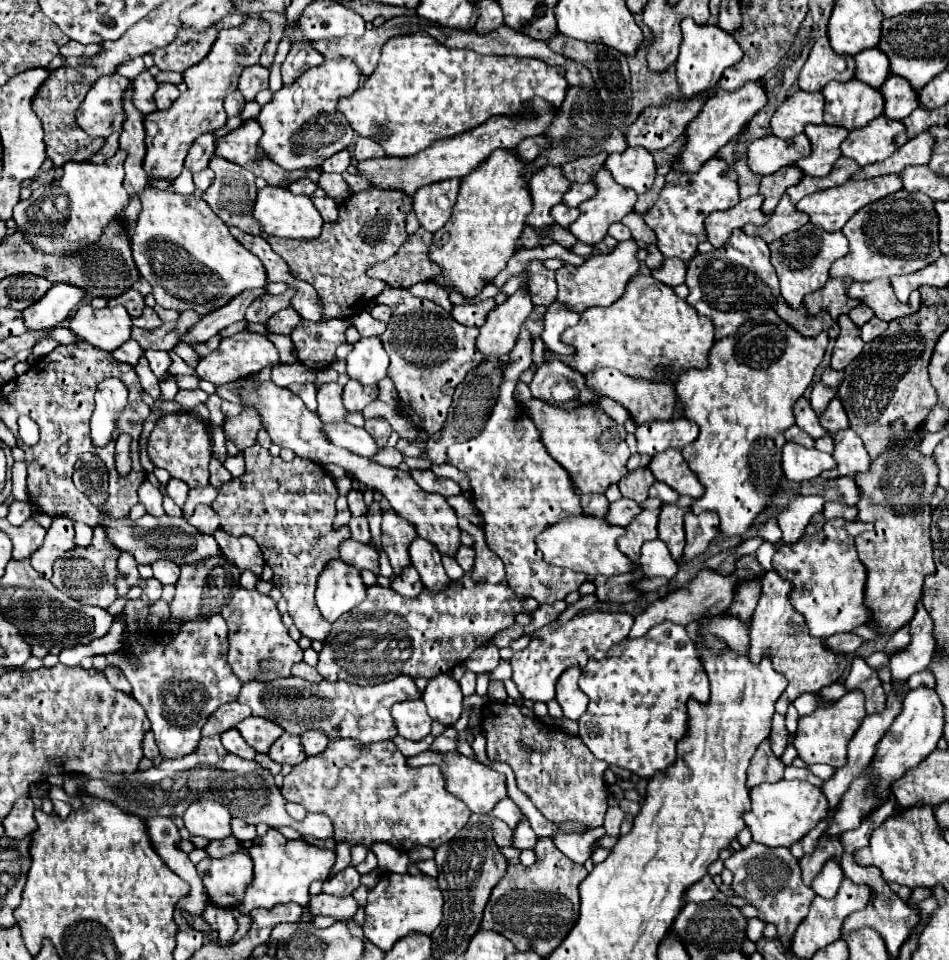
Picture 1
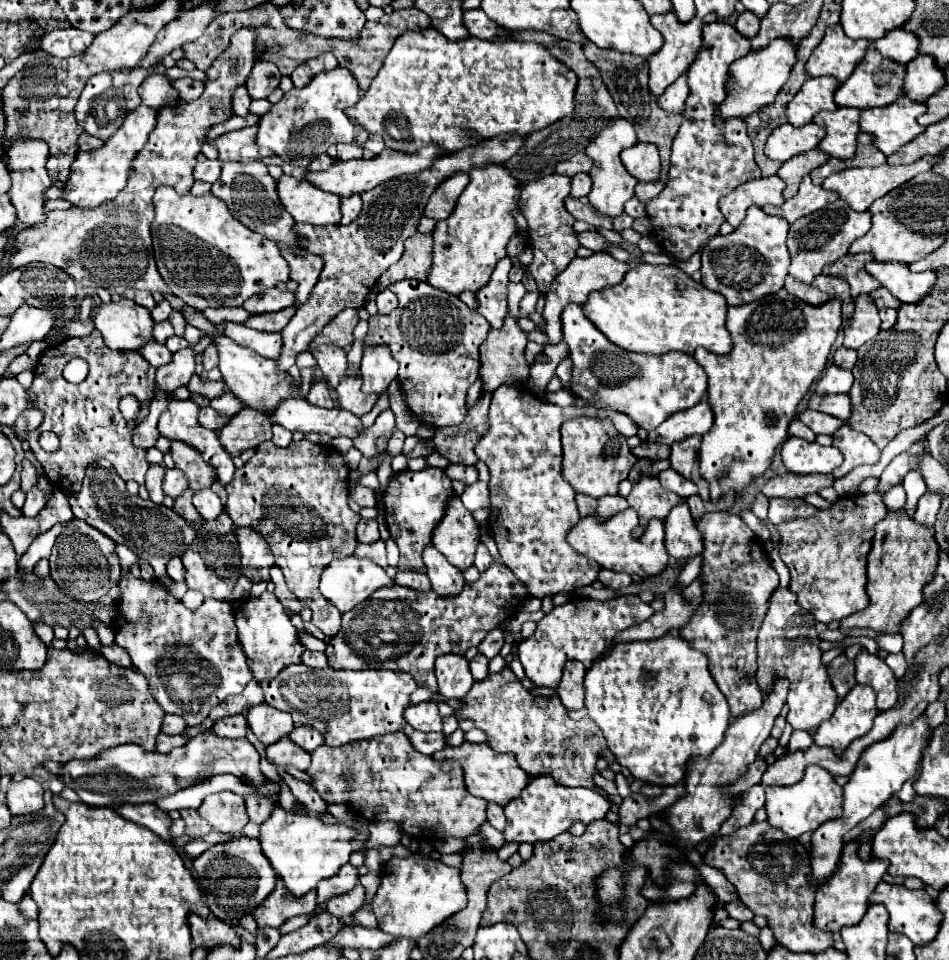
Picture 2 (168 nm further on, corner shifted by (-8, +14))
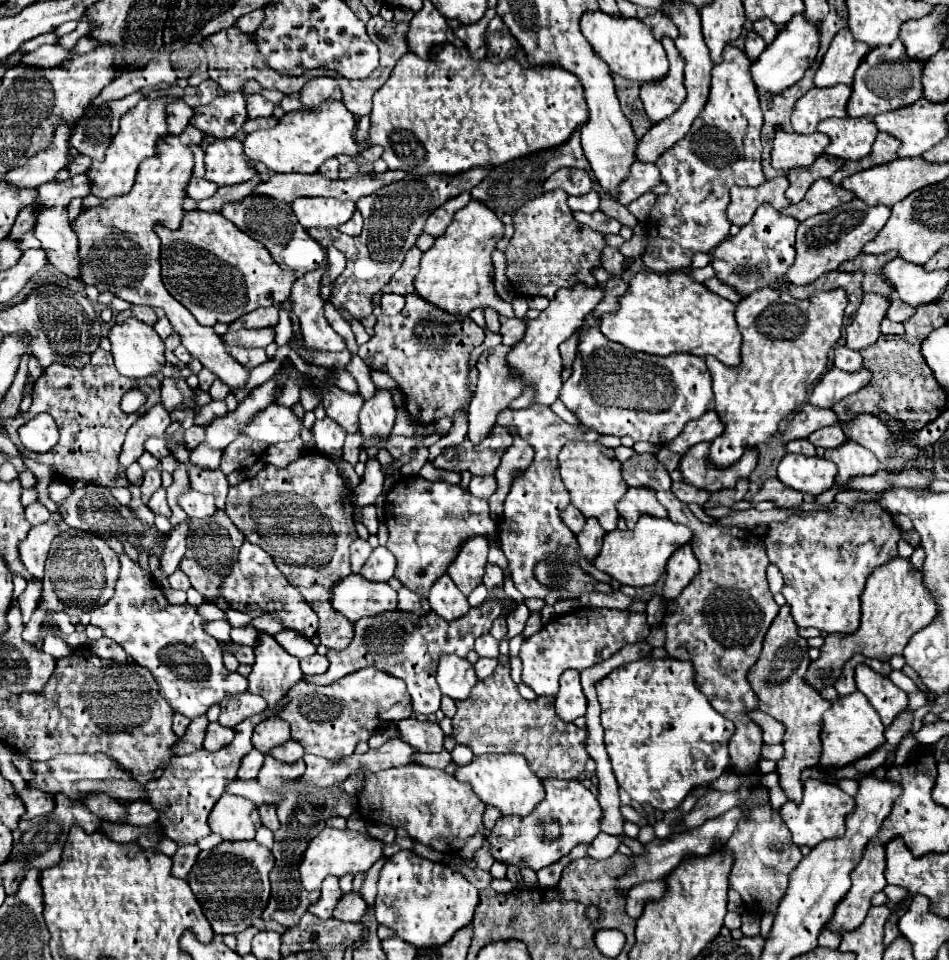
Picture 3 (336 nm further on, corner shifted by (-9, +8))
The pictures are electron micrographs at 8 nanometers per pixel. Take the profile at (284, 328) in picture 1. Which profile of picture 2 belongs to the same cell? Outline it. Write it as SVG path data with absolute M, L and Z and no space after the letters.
M289 306L289 308L279 310L279 312L273 312L273 314L251 316L243 324L249 326L249 328L255 328L255 330L261 330L261 332L281 332L289 324L289 320L291 320L293 314L295 314L295 308Z

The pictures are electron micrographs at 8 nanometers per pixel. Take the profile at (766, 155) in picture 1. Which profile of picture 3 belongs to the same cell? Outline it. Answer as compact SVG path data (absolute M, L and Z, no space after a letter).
M776 132L772 148L772 166L790 170L798 166L810 166L828 146L830 138L826 134L796 134L796 132Z

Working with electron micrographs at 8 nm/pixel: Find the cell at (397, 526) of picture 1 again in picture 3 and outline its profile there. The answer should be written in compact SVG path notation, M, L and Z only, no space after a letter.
M404 476L392 486L386 498L386 526L390 532L386 548L396 558L394 576L406 588L420 592L420 596L426 596L430 584L446 572L462 540L476 534L490 538L492 532L496 532L488 500L478 500L456 484L444 480L430 482L420 476Z

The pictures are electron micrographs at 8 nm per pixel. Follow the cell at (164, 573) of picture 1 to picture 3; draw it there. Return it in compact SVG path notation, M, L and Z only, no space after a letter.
M178 568L174 574L170 574L170 586L174 588L174 590L188 590L190 588L190 582L188 582L188 576Z

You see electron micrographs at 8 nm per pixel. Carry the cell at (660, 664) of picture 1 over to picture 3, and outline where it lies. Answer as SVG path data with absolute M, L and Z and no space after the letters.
M642 658L618 666L610 676L596 684L596 694L602 708L604 742L612 770L618 784L634 802L652 804L654 808L668 812L678 808L694 786L714 782L724 774L730 762L728 740L734 732L734 724L710 706L696 682L696 672L690 662L676 658Z

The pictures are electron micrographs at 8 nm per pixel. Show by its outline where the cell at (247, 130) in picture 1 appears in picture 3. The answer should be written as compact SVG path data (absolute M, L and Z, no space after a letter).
M238 138L214 140L212 144L208 144L204 162L206 162L204 178L216 182L218 186L246 182L256 174Z

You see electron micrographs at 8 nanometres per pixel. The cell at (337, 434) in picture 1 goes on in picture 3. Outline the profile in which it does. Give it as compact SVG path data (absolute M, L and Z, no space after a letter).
M270 404L270 408L254 416L254 420L246 426L244 432L254 440L276 444L276 442L288 442L298 438L302 430L304 424L294 414L292 408L282 404Z

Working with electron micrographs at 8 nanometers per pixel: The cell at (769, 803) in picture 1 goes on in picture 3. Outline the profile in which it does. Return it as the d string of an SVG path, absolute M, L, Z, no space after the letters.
M810 778L804 782L804 798L800 804L796 802L786 802L780 808L780 818L784 820L784 824L788 826L788 830L792 832L792 842L798 846L816 846L822 840L828 838L838 838L844 834L844 820L846 814L850 814L854 808L854 798L844 794L836 784L830 782L822 782L816 778Z

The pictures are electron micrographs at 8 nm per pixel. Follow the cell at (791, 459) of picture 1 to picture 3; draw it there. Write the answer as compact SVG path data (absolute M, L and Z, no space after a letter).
M786 454L778 464L778 480L786 486L810 494L830 490L836 478L836 464L820 456Z

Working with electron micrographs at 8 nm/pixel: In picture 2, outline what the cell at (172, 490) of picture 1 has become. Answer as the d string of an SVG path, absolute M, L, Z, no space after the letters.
M167 470L165 474L165 484L163 484L163 494L177 498L187 490L187 478L185 474L181 474L181 470Z

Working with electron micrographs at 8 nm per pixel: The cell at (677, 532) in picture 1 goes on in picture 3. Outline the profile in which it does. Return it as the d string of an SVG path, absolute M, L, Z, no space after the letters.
M682 544L666 564L666 586L664 598L676 598L686 584L698 574L698 560L690 548L690 544Z

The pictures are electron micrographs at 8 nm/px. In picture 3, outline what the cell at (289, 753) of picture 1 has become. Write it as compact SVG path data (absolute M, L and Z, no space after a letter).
M266 756L264 758L264 764L260 768L260 774L258 774L258 780L264 788L268 790L276 790L282 786L282 780L284 778L298 778L302 776L306 770L306 764L304 760L298 760L294 764L286 764L286 762L280 762L276 760L274 756Z

